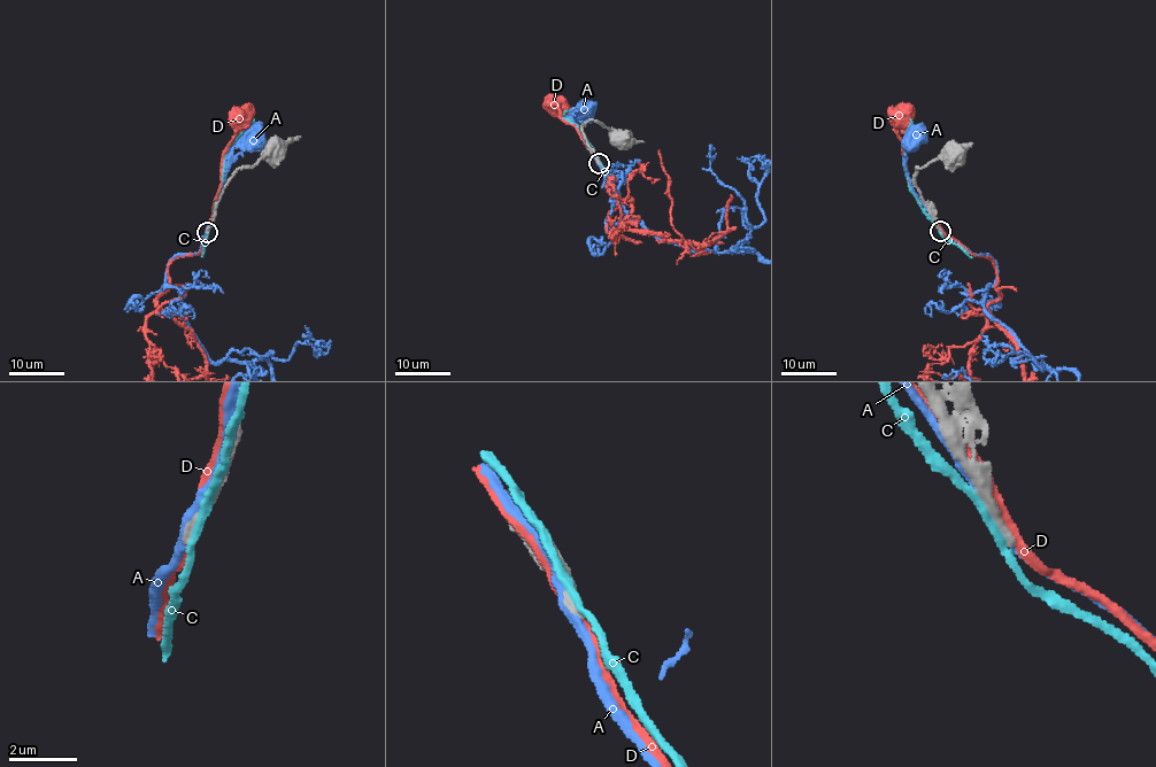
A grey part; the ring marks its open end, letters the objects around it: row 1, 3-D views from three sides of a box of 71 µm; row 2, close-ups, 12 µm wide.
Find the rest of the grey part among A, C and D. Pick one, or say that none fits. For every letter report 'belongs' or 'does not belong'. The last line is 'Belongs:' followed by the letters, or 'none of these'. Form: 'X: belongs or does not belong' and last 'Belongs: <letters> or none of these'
A: does not belong
C: does not belong
D: does not belong
Belongs: none of these

